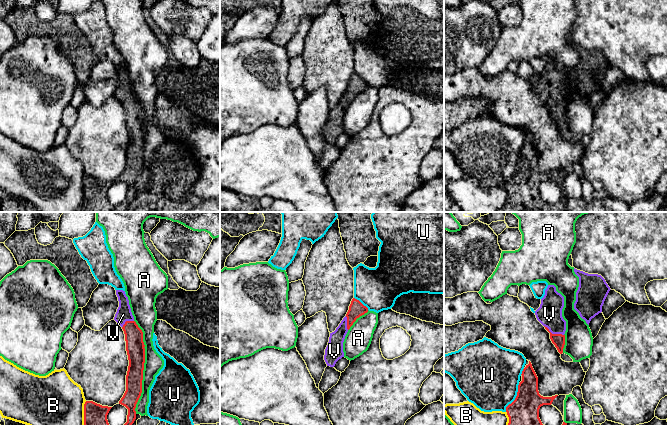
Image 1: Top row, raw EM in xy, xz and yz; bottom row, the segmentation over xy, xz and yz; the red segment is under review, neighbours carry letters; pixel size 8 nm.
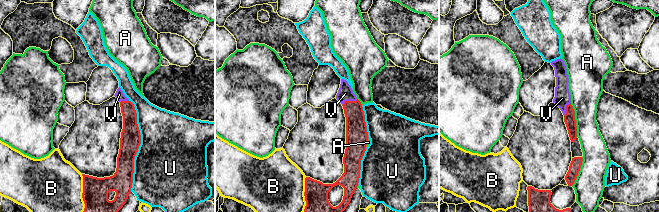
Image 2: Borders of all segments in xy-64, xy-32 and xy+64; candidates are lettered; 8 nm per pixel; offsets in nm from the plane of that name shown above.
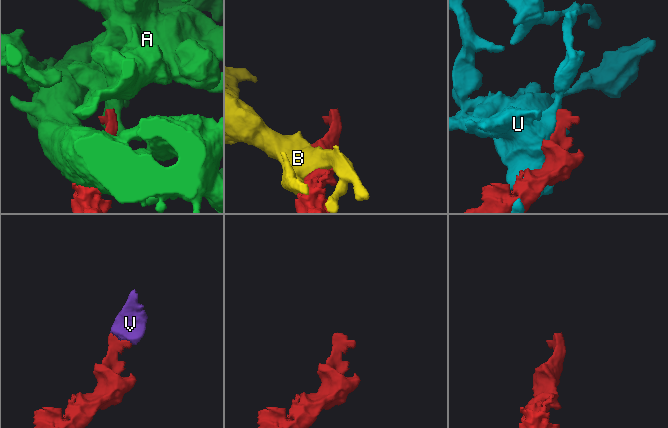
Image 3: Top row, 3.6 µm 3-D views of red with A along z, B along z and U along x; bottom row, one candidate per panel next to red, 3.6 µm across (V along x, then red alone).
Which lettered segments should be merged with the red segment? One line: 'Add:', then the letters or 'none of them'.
Add: V

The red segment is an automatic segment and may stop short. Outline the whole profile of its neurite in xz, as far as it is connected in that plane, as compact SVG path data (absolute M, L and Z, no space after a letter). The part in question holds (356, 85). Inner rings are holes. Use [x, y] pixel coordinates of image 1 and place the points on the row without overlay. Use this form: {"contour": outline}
{"contour": "M353 74L346 92L336 106L330 109L329 118L325 125L324 136L327 142L334 143L336 138L344 133L343 118L345 112L357 94L368 88L368 84L359 76Z"}

